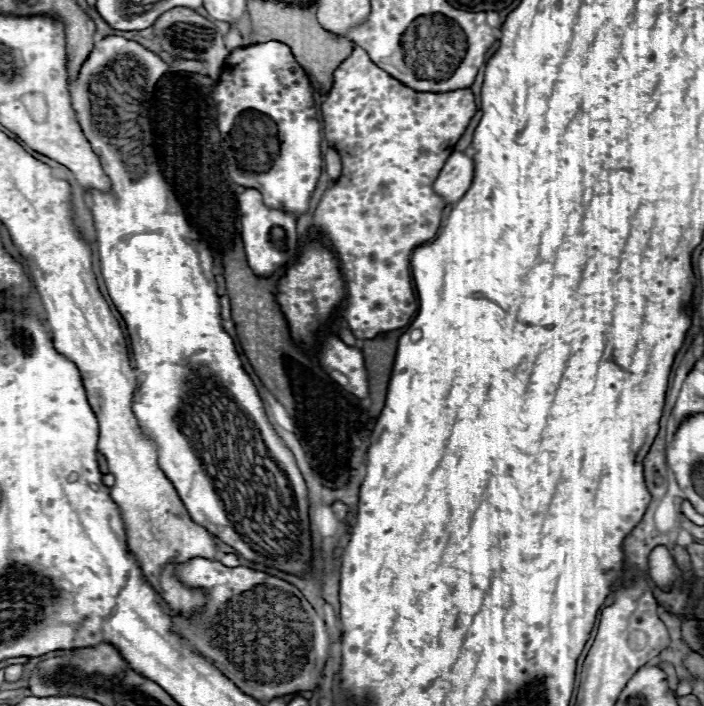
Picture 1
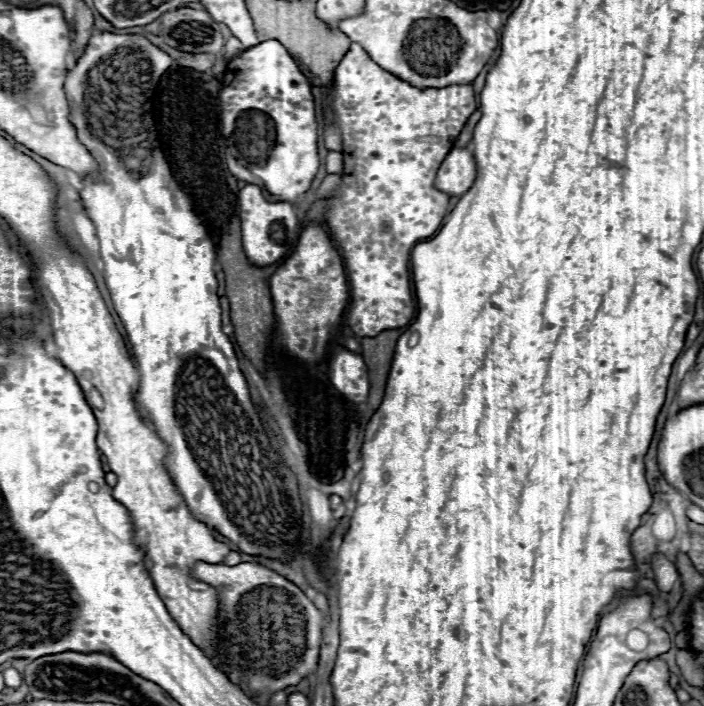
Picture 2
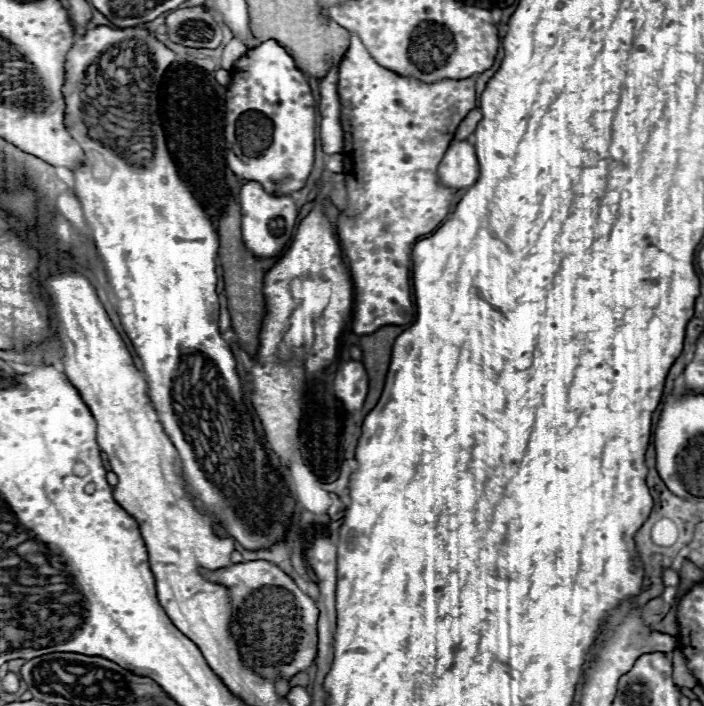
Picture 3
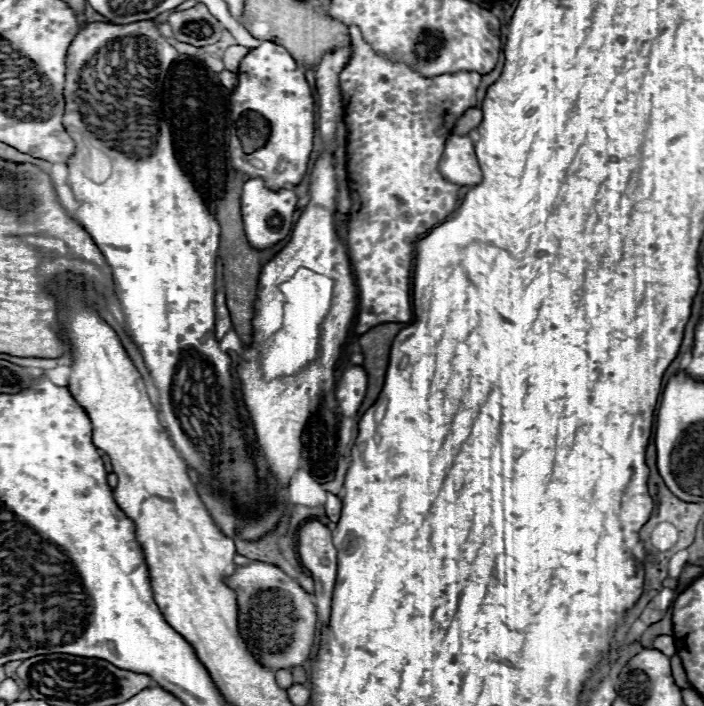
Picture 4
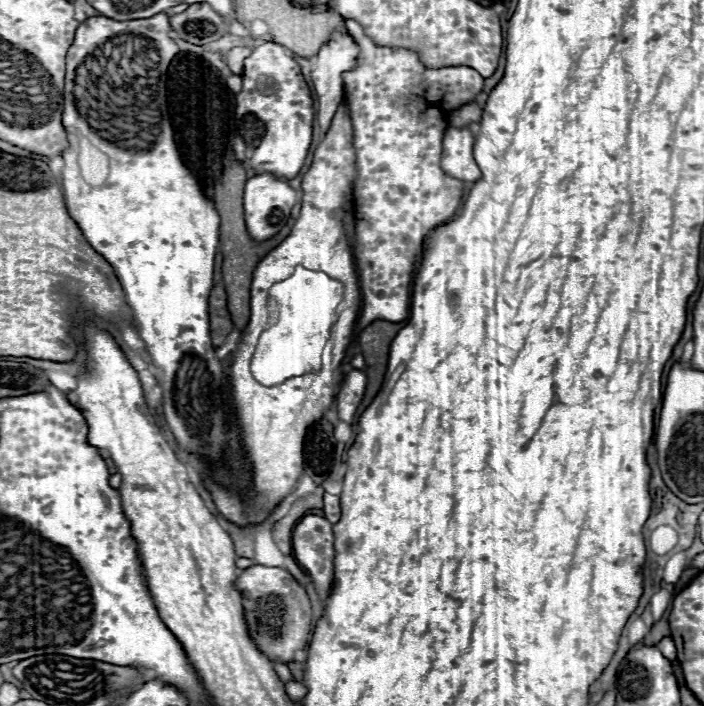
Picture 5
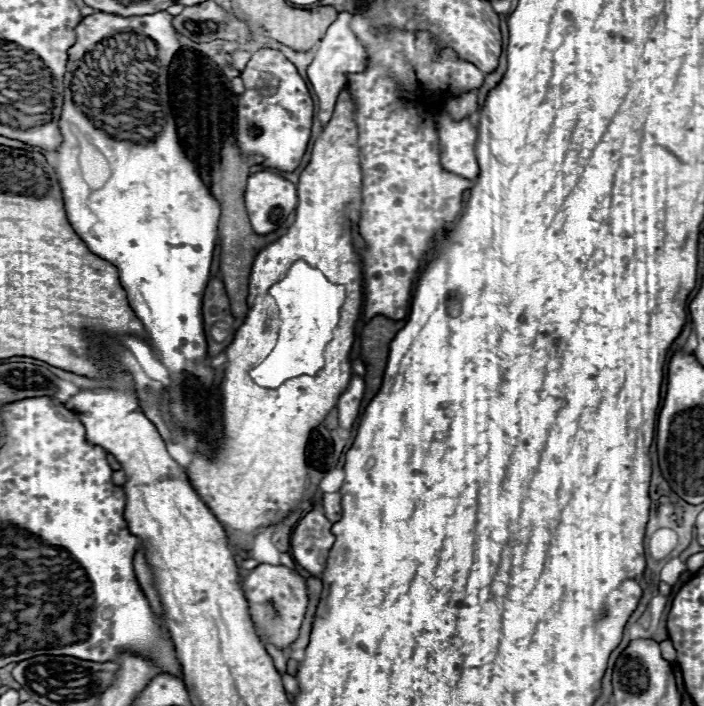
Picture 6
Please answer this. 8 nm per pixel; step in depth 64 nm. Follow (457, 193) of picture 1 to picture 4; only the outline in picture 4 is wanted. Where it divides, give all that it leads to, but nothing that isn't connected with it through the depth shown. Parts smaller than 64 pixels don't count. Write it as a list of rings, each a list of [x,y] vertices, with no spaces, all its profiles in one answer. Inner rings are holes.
[[[468,134],[448,136],[444,154],[440,158],[440,172],[446,180],[458,186],[472,186],[480,182],[482,174],[474,156],[474,142],[468,138]]]

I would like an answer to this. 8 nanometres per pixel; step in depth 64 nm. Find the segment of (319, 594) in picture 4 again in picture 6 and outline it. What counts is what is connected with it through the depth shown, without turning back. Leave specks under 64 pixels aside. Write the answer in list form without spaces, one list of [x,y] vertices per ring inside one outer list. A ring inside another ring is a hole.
[[[314,504],[312,512],[308,512],[298,522],[292,534],[290,554],[312,576],[322,576],[326,568],[328,552],[334,544],[334,536],[330,534],[330,528],[332,522],[324,516],[322,504]]]

